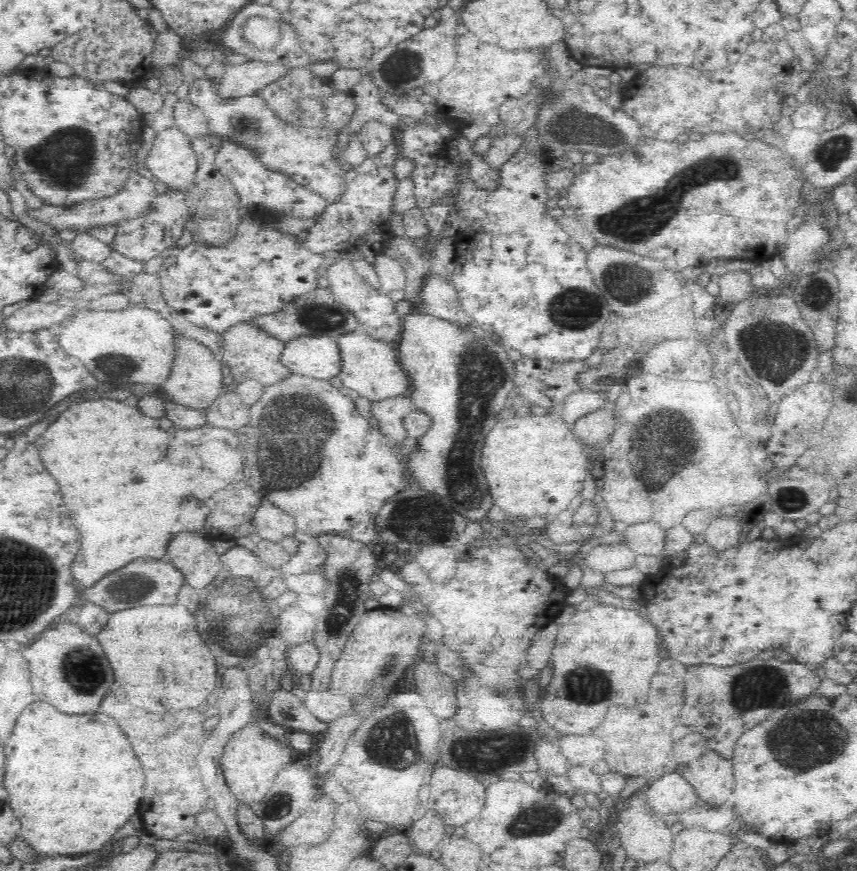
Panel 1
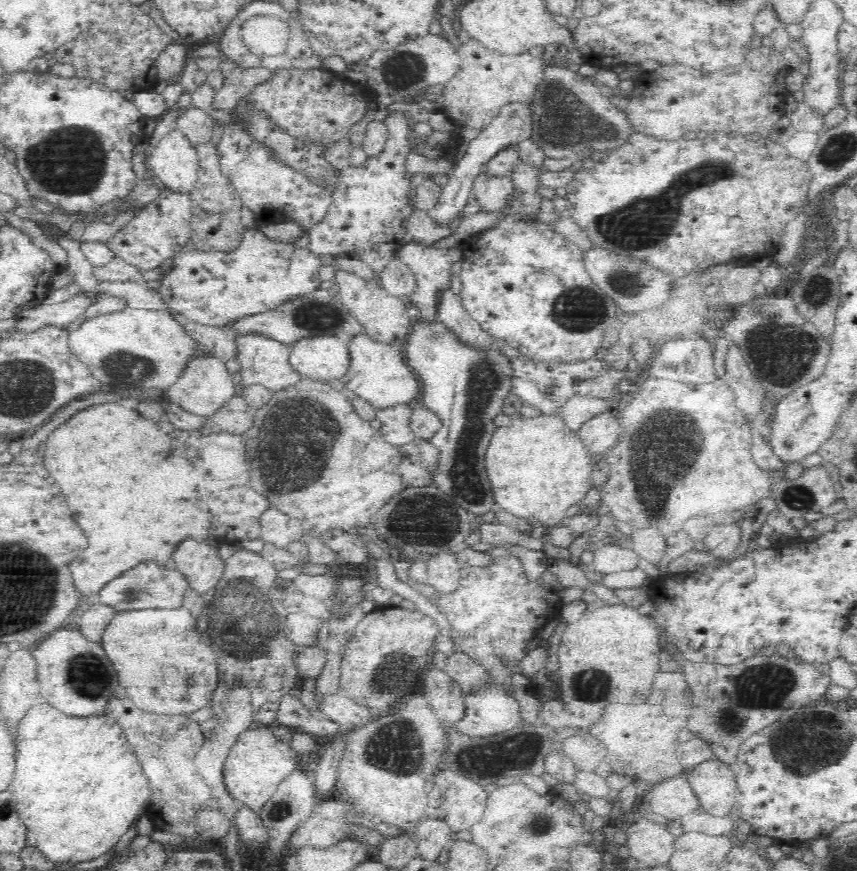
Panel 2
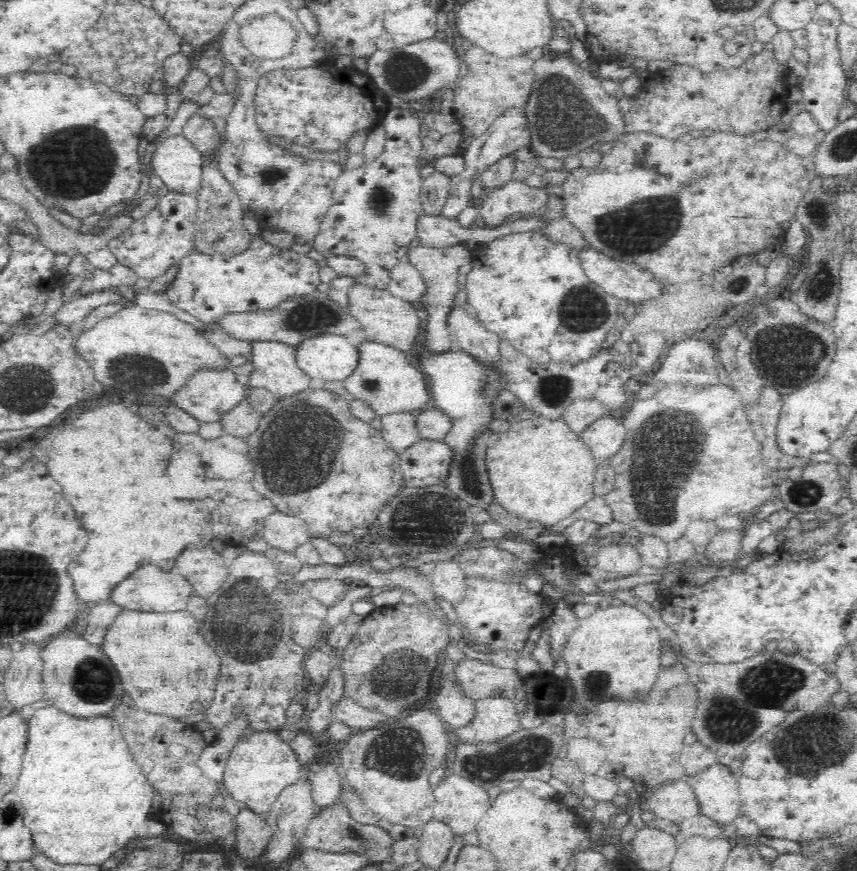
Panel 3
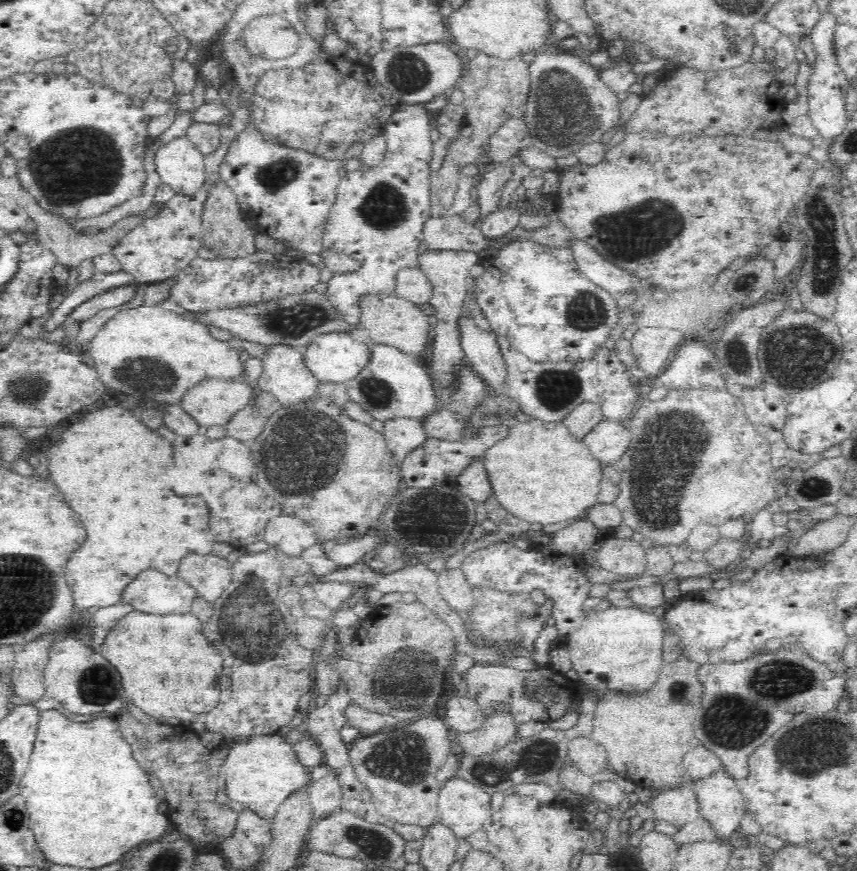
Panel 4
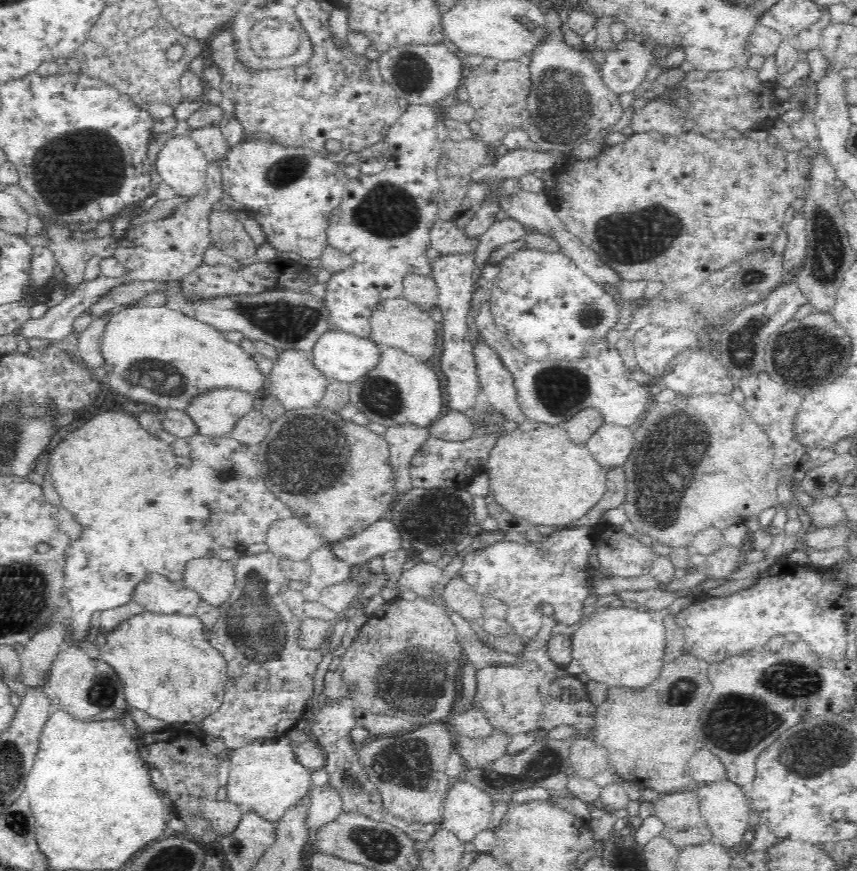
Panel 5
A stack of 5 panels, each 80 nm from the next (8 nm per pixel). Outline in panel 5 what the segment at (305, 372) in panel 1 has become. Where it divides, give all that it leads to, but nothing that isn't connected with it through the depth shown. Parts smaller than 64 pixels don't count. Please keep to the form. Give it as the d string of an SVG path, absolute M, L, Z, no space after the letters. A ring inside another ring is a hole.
M327 331L316 339L316 344L308 354L312 367L320 371L328 383L335 388L344 388L346 382L354 382L375 368L381 357L381 348L376 348L365 337L342 331Z

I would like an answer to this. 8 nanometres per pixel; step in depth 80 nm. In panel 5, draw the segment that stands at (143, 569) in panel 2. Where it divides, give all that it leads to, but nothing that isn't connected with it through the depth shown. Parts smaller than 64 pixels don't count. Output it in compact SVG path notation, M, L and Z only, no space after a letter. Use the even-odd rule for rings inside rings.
M150 572L136 584L132 600L148 612L166 612L166 614L194 614L200 595L186 588L180 580L172 582L162 574Z

